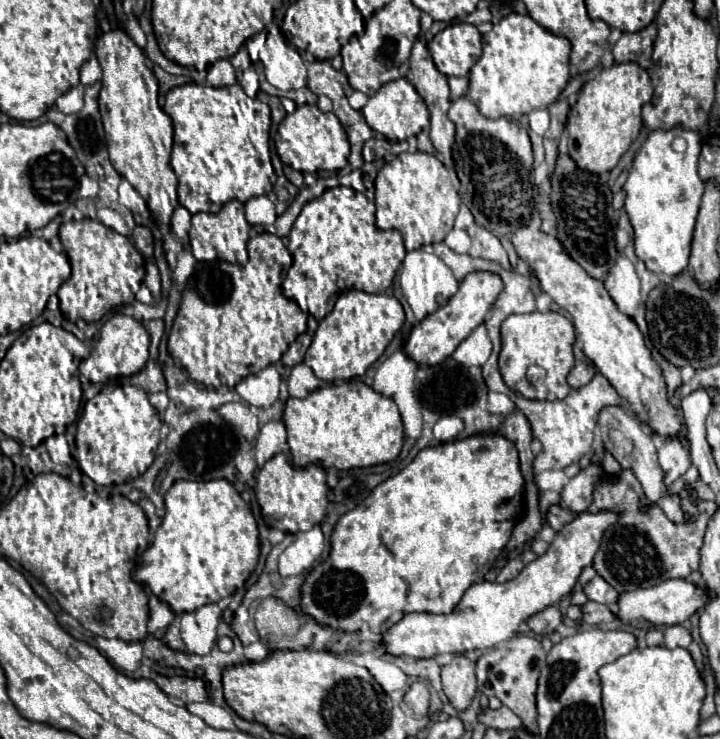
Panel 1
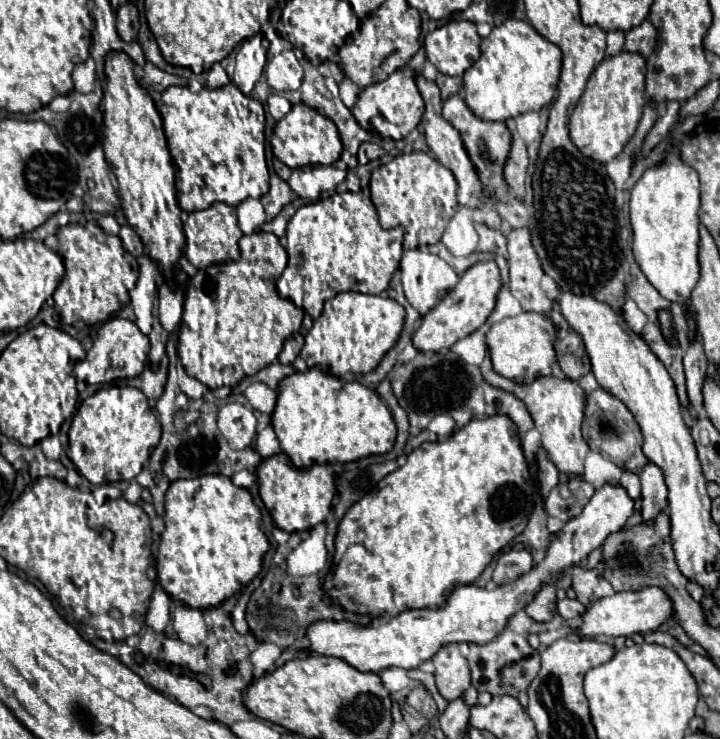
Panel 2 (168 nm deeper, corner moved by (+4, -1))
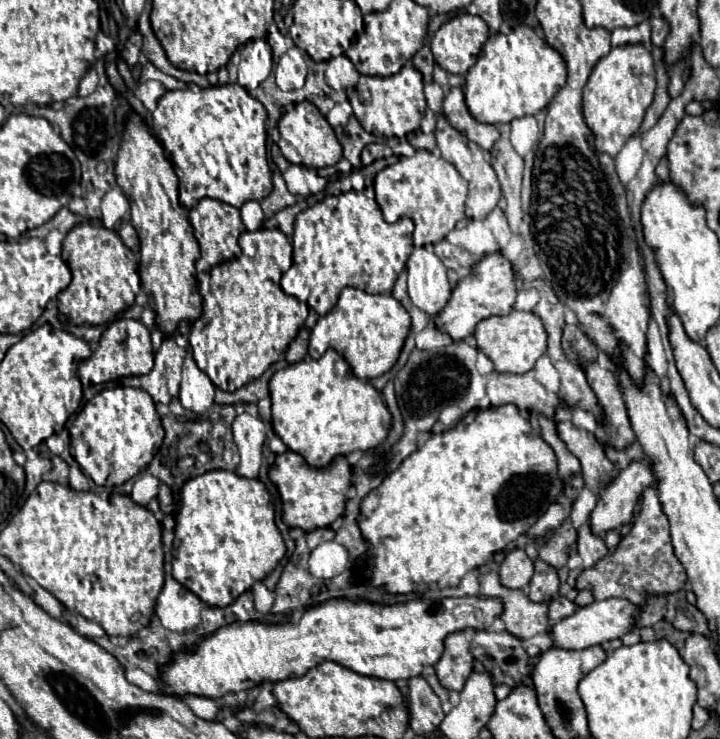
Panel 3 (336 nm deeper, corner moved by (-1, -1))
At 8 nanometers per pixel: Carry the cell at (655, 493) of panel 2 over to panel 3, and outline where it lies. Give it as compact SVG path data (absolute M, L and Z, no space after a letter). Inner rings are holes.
M653 485L643 491L641 513L635 519L631 531L621 539L615 551L603 557L597 567L587 569L577 579L577 589L591 589L595 599L623 597L635 605L643 605L643 597L661 595L669 591L679 591L687 585L687 575L681 561L673 553L671 535L669 535L669 519L663 513L659 493Z

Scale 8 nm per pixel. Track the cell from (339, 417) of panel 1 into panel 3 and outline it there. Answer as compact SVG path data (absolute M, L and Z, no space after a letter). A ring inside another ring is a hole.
M329 349L321 359L293 363L269 381L273 431L311 467L325 467L333 457L351 451L375 449L391 431L391 413L379 399L379 391L345 369L349 369L345 359Z

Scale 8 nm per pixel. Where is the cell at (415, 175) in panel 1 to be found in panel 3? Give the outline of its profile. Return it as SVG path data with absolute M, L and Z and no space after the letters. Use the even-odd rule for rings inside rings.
M408 141L400 142L393 148L393 153L403 157L395 165L389 165L383 171L379 171L375 177L377 205L381 207L385 221L395 223L401 217L413 219L415 247L443 241L445 235L455 227L455 223L465 217L465 199L467 199L465 179L449 161L429 151L416 151Z

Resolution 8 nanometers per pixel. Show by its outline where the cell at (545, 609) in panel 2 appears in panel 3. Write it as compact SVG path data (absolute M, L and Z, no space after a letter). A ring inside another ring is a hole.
M537 559L535 561L535 575L533 575L529 587L531 587L529 599L533 603L549 603L551 599L555 599L559 595L557 571L551 565L547 565L545 561Z

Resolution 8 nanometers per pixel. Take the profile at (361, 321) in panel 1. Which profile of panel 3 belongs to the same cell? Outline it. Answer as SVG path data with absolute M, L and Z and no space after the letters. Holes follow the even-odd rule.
M345 287L335 307L313 327L309 339L309 355L313 359L319 359L327 349L335 349L345 357L359 379L369 381L393 367L401 353L409 327L409 313L391 295L369 295L355 287Z

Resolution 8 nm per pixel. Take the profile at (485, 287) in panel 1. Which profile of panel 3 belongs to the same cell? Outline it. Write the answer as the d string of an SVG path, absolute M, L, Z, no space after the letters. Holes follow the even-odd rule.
M491 253L475 265L471 275L467 275L463 281L457 283L457 287L451 293L451 299L437 313L435 327L441 333L447 333L453 341L461 341L475 333L475 327L479 321L489 319L493 315L507 315L513 309L515 295L517 295L515 275L509 259L505 259L499 253Z

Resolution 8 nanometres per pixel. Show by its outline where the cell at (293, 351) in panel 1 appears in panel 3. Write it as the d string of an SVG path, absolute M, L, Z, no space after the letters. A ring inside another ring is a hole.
M301 329L297 333L297 337L291 341L289 349L287 349L287 361L289 363L297 363L307 355L307 343L309 343L309 329Z

